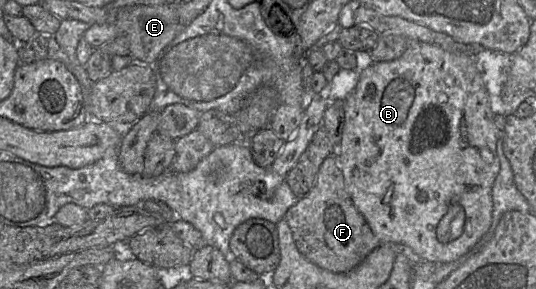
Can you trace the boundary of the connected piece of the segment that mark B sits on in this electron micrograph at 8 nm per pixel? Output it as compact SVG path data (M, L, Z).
M409 41L408 49L399 58L387 62L372 62L366 66L344 103L345 125L336 156L344 176L345 188L376 237L382 243L399 244L415 258L435 264L455 261L469 252L491 226L492 187L500 170L496 152L495 115L491 111L489 95L474 56L451 53L434 44Z

